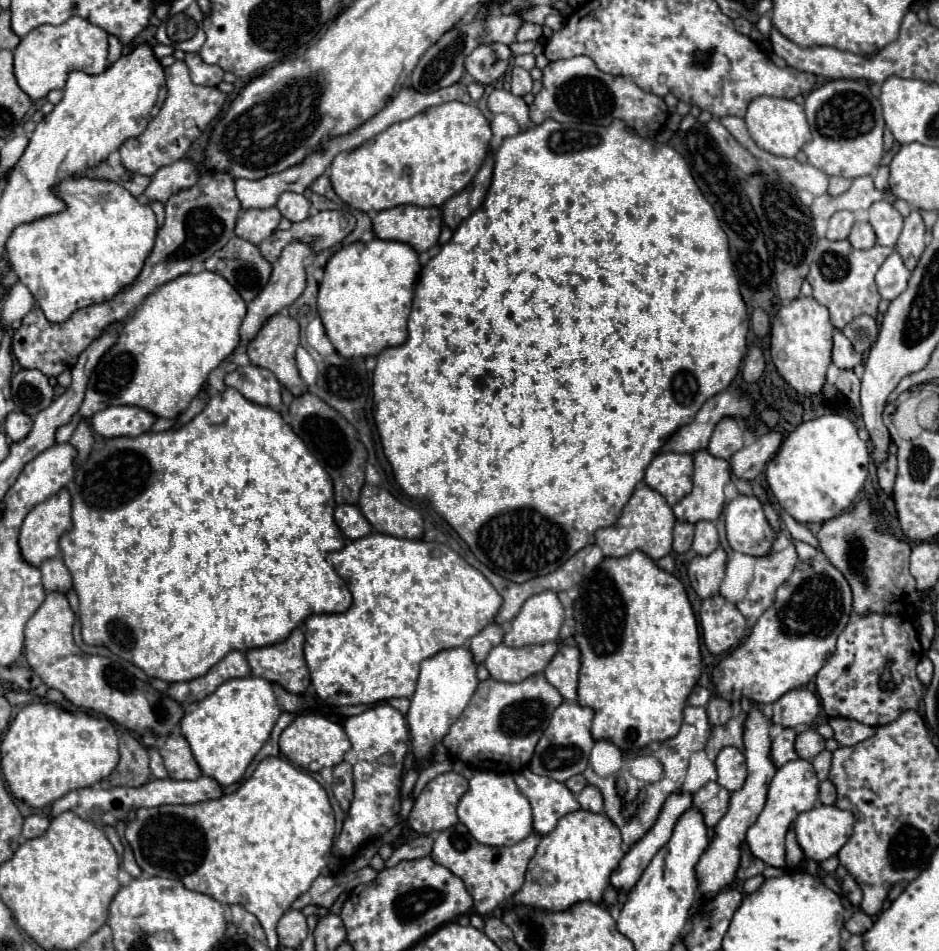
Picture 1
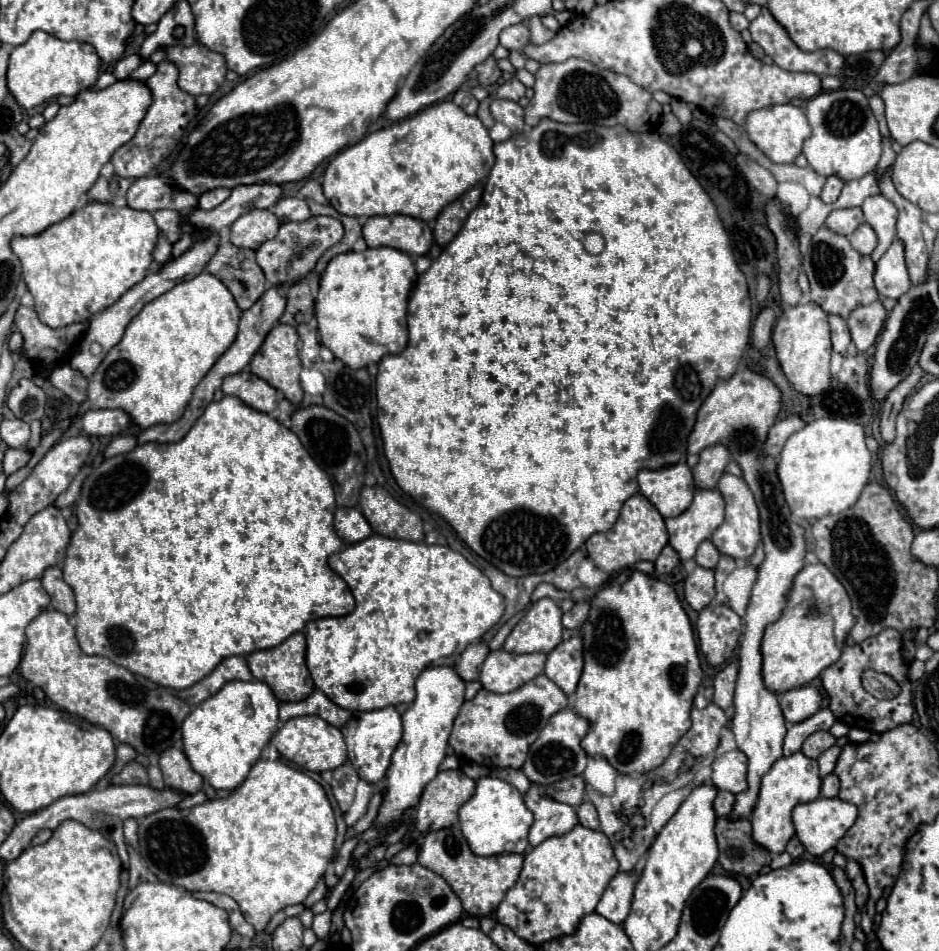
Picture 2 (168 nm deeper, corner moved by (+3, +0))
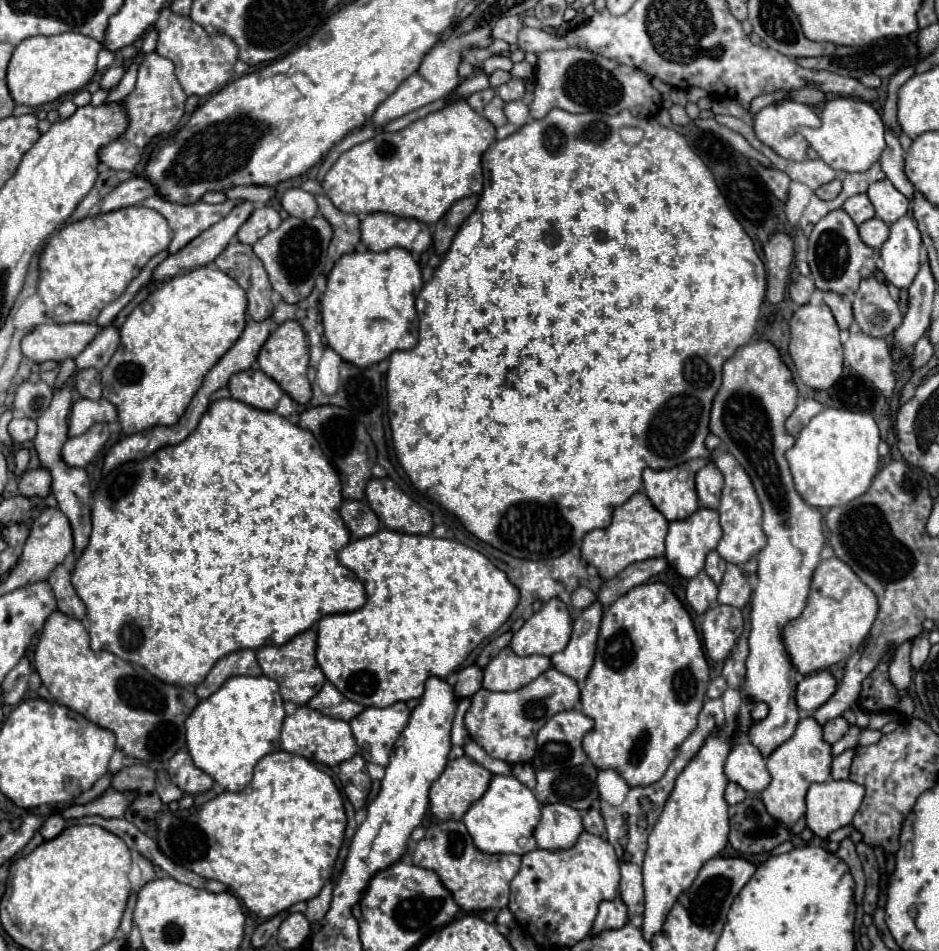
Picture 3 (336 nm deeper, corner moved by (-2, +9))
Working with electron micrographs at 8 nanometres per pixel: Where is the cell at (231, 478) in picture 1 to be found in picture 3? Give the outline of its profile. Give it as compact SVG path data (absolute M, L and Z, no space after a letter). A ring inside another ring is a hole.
M234 398L216 400L200 418L196 430L176 446L164 446L152 456L140 462L126 462L118 470L106 474L94 494L92 504L92 534L84 554L76 560L72 572L72 584L80 600L88 610L90 620L90 648L106 650L126 662L134 662L146 668L152 676L174 686L198 686L210 668L226 654L262 646L282 646L290 642L298 632L310 630L322 616L344 614L362 608L366 602L366 590L352 570L338 562L338 552L348 544L350 532L342 524L340 508L342 488L336 470L320 450L312 432L292 424L288 418L252 408Z

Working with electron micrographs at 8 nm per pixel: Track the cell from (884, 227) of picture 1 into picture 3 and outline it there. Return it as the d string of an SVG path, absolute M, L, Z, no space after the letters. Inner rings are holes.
M888 178L870 184L866 194L876 208L876 216L888 224L904 216L910 208L910 200L904 194L900 194Z

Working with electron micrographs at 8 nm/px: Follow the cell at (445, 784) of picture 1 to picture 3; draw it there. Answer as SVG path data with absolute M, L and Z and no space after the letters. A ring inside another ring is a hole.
M468 756L450 760L444 768L444 772L440 774L440 778L432 784L430 788L430 810L436 818L440 820L462 820L462 816L466 814L466 810L470 808L472 802L476 802L488 788L492 780L492 772L486 770L484 766L480 766L478 762L474 762Z

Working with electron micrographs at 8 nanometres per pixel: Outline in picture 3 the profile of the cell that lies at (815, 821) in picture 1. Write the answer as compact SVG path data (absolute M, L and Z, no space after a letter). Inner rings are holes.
M826 780L822 784L812 784L806 794L808 828L820 838L828 838L830 832L852 822L862 798L864 788L852 780Z

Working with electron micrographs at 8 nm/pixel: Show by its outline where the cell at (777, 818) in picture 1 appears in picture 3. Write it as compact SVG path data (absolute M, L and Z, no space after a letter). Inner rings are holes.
M806 716L798 722L796 732L784 744L780 744L766 760L766 768L772 774L770 786L762 792L762 802L766 810L782 820L788 828L796 824L798 818L806 812L806 790L812 782L826 782L830 778L830 764L832 764L832 746L822 740L822 726L812 718Z

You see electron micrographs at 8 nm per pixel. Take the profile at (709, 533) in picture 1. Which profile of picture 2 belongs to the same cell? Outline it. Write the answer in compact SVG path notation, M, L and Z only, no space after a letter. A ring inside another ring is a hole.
M711 539L701 541L701 545L697 547L697 553L695 553L695 561L697 561L697 565L701 565L701 567L715 569L715 565L717 565L717 561L719 561L719 551L717 551L717 547L713 545Z

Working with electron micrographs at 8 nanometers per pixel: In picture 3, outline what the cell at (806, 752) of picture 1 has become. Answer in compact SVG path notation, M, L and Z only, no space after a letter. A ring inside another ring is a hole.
M838 716L834 720L828 720L824 724L824 740L828 744L834 744L834 742L838 742L848 732L848 728L850 728L850 724L842 716Z

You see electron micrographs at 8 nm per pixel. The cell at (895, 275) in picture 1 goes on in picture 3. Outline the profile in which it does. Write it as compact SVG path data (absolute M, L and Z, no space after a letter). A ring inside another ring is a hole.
M910 216L898 218L890 224L890 238L880 248L882 274L896 288L908 288L922 264L922 238L916 222Z

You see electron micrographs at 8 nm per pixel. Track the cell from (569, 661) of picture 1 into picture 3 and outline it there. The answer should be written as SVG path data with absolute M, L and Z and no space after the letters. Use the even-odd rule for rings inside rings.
M598 600L592 606L584 608L574 620L574 632L568 646L550 658L556 670L574 678L576 682L584 682L594 664L602 610L604 606Z

